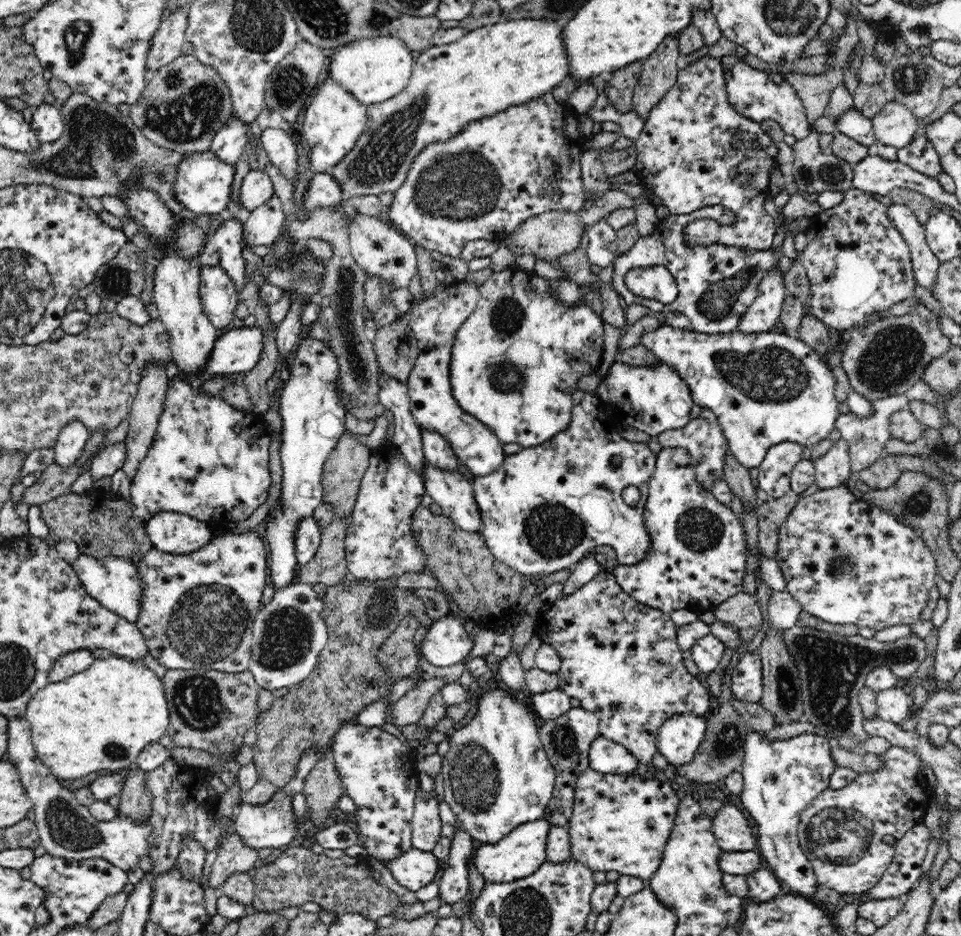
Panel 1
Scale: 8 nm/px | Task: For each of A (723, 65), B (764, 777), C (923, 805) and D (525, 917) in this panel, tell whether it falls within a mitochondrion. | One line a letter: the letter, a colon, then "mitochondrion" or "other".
A: other
B: other
C: other
D: mitochondrion

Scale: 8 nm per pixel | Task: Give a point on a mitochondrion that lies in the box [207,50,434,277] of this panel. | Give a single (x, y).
(290, 85)

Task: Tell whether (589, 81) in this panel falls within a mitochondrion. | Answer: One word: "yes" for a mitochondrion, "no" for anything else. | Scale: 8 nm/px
no

